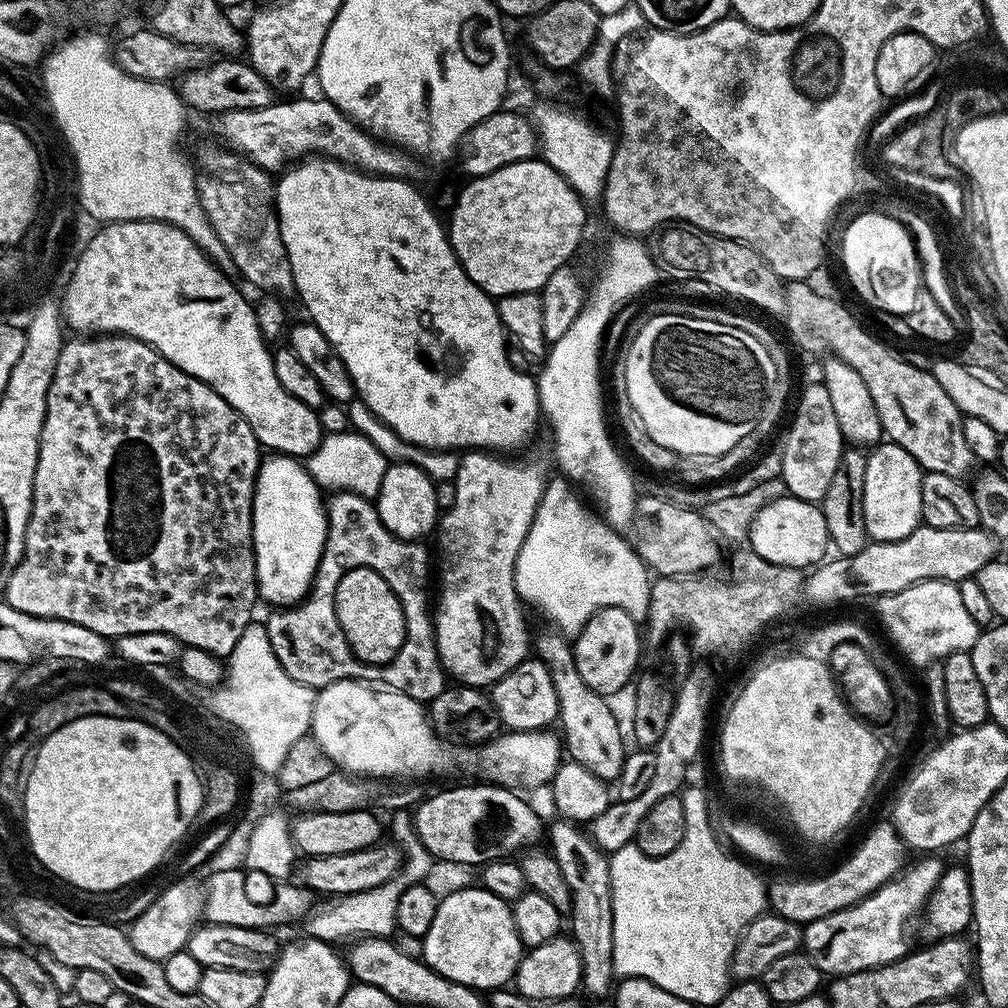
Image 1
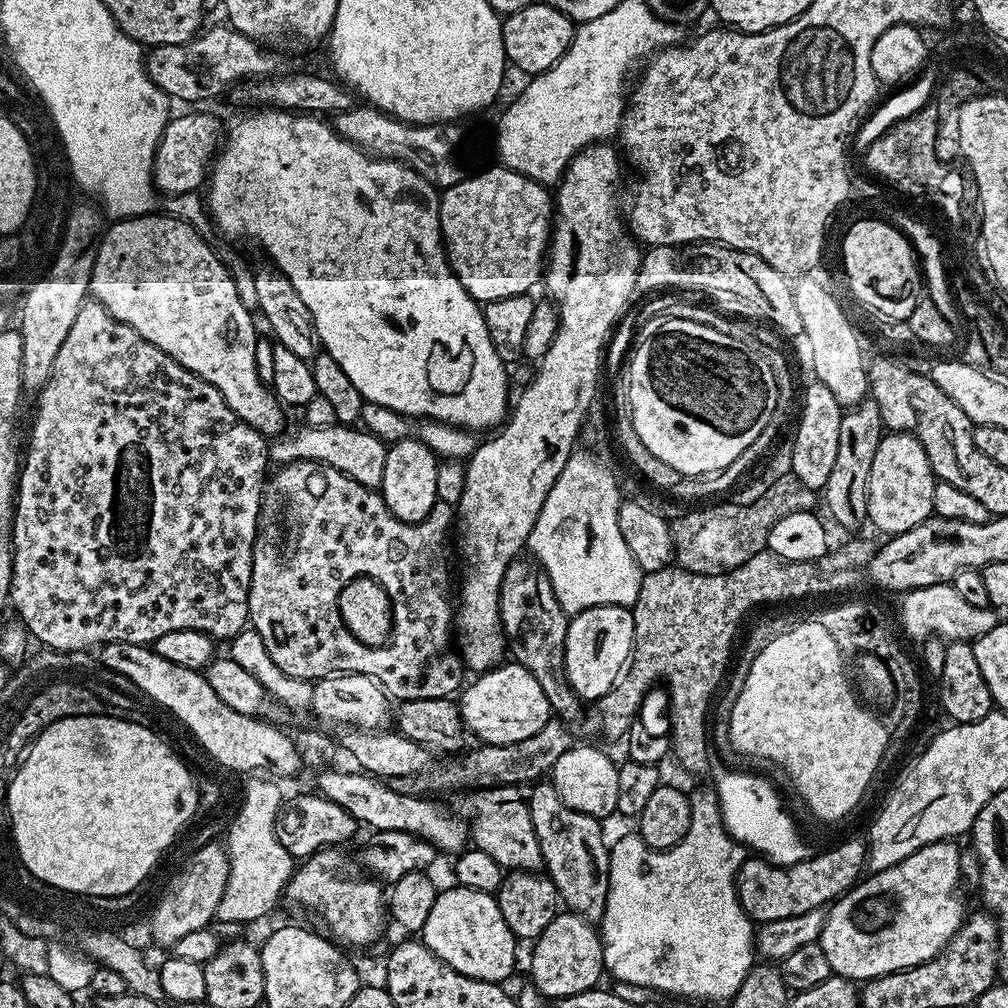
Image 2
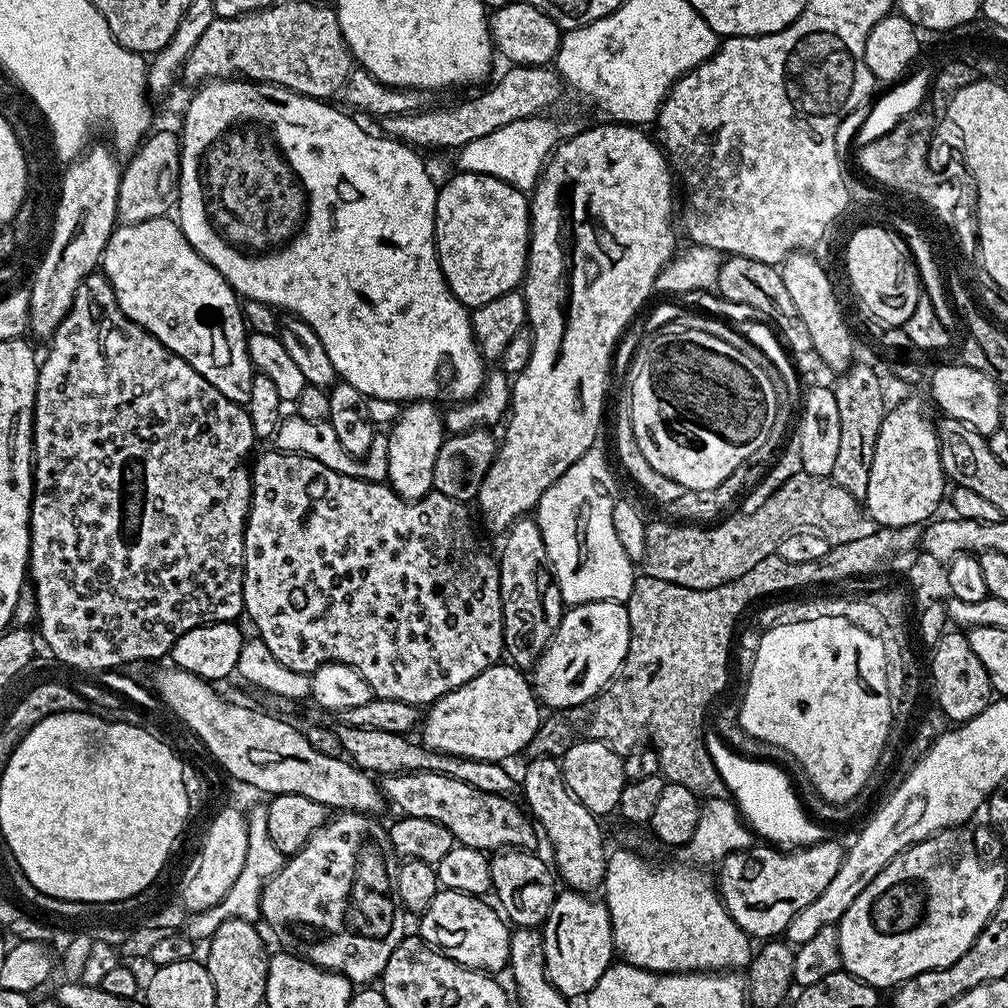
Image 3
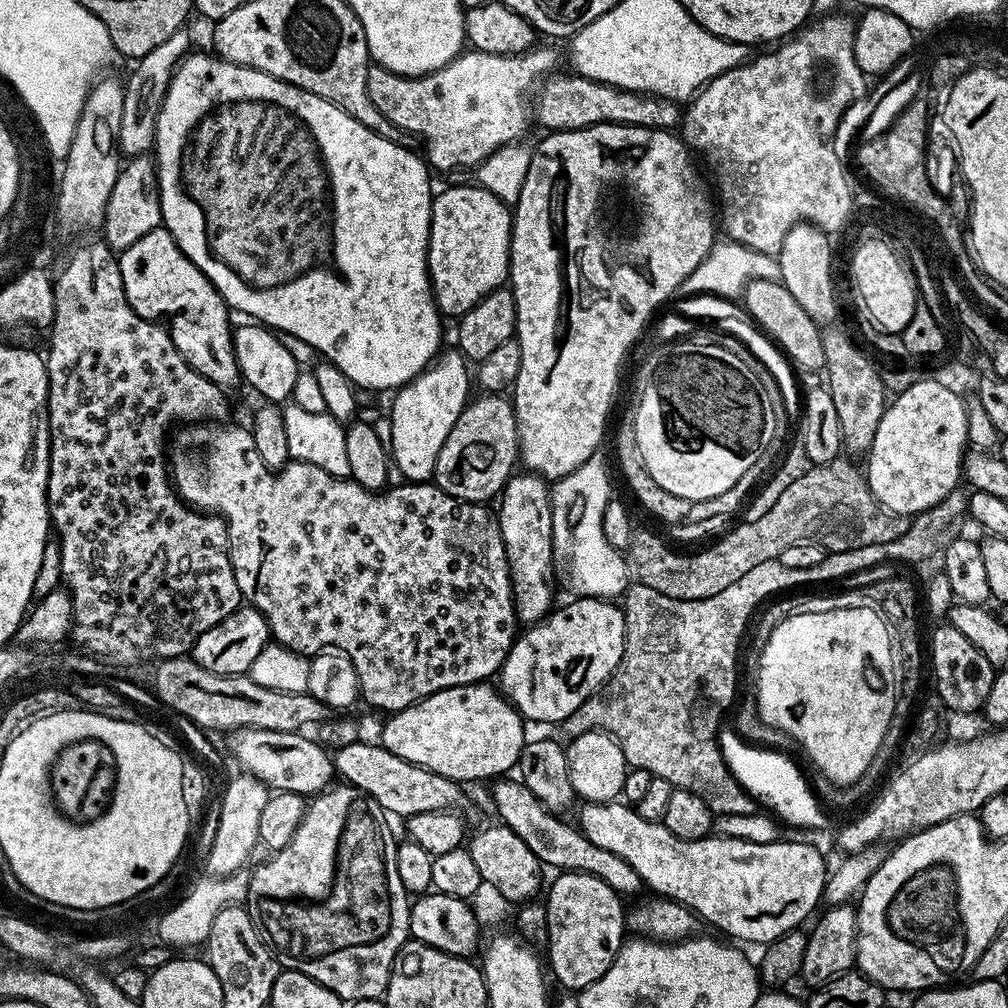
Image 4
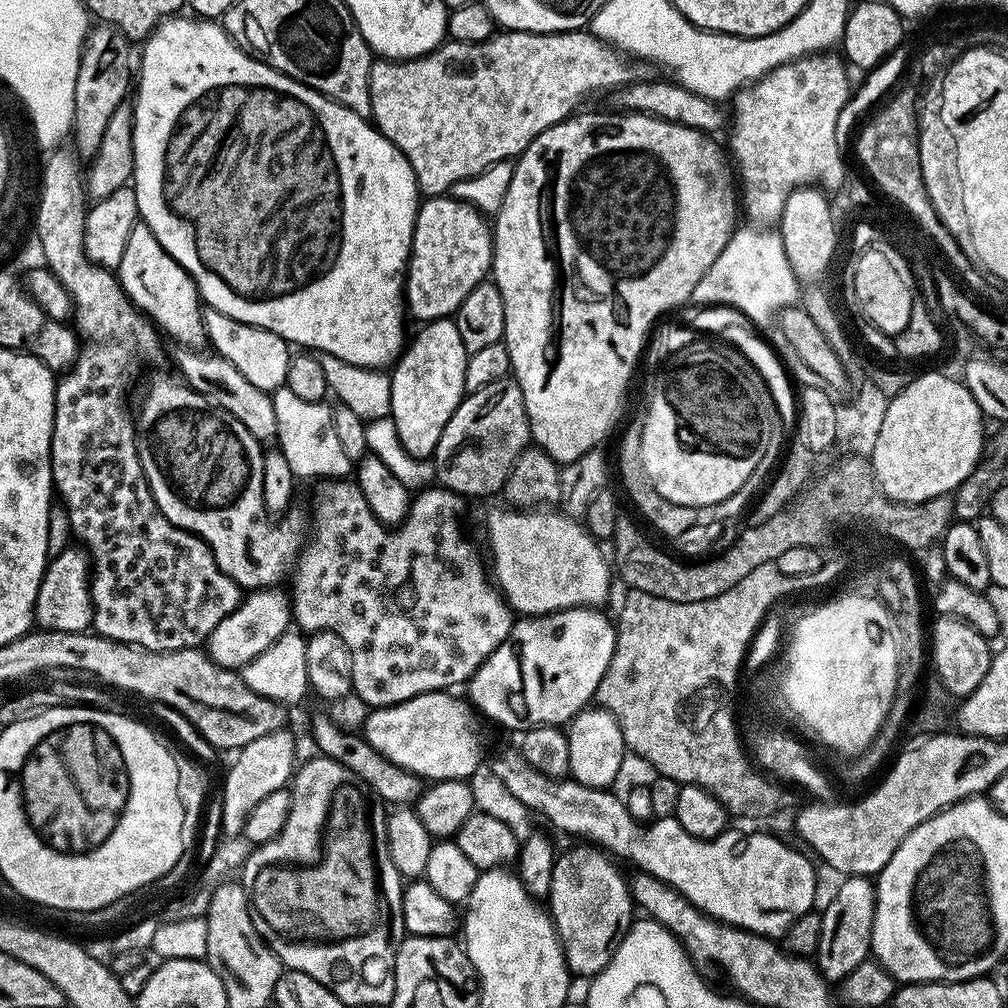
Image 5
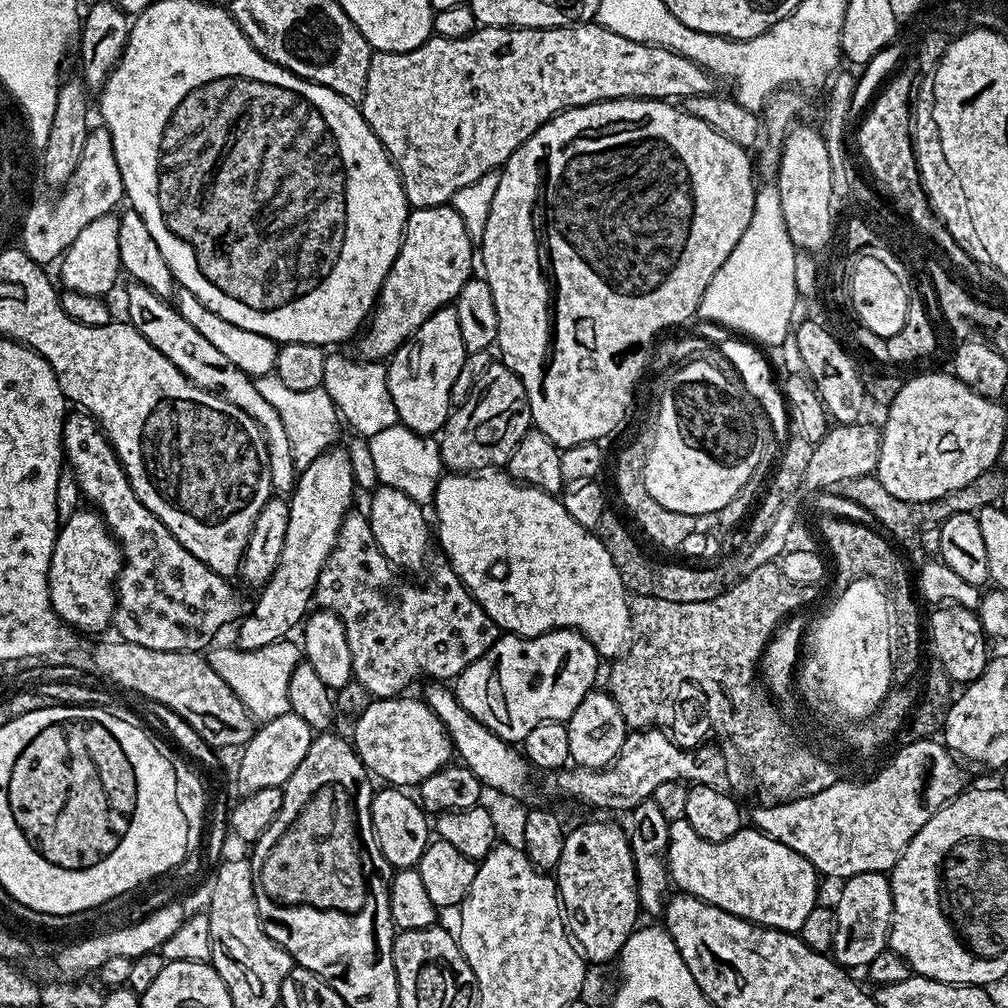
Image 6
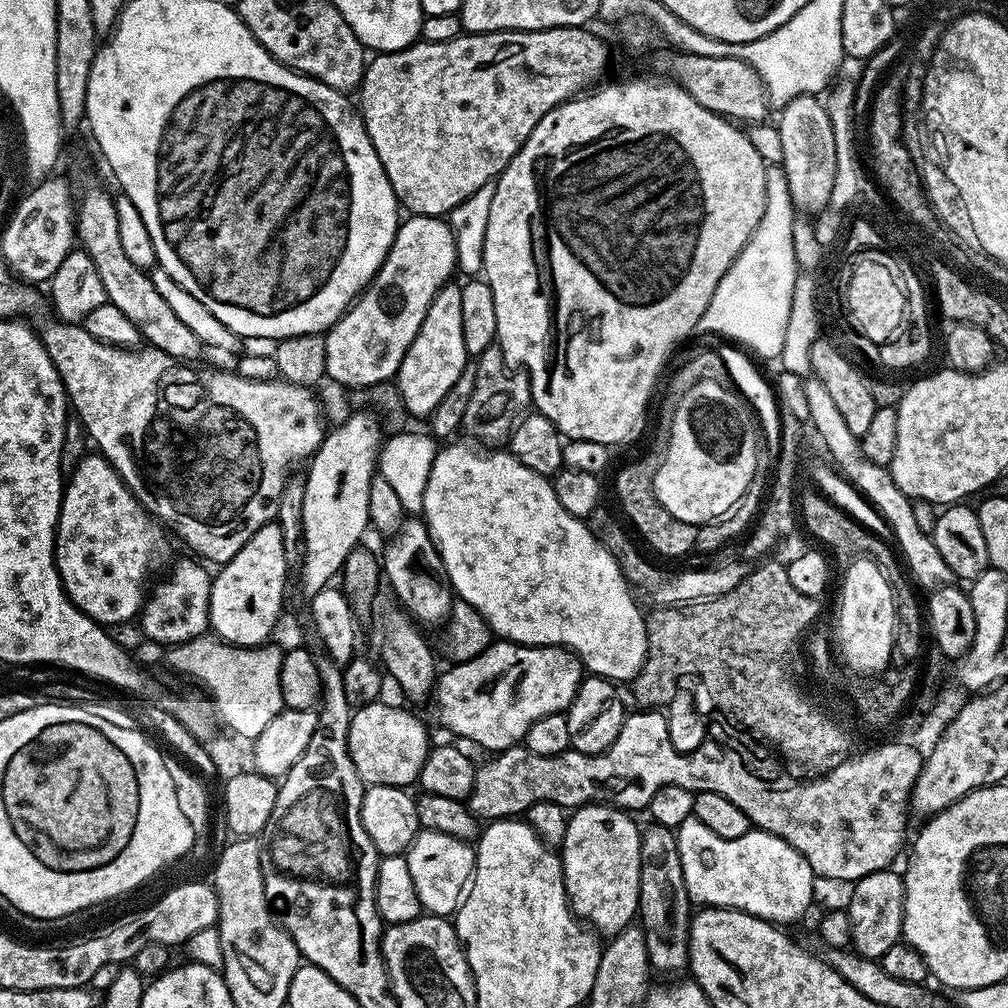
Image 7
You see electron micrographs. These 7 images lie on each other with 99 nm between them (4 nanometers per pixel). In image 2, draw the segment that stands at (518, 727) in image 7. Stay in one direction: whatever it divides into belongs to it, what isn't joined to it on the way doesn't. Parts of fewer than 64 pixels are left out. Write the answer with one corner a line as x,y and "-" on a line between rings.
603,604
577,612
568,621
564,643
564,677
581,701
599,701
616,685
632,655
634,618
631,611
620,604

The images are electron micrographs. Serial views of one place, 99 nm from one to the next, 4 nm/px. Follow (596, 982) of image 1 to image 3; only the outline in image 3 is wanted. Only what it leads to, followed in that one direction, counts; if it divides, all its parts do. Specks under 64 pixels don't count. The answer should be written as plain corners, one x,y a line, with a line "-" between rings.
534,756
527,761
529,764
524,768
524,800
531,819
538,825
539,831
548,835
548,844
552,847
551,863
554,872
562,881
565,880
567,887
574,892
592,894
603,885
604,875
608,869
609,853
604,852
604,832
600,829
601,821
593,812
586,810
582,802
566,786
564,781
564,769
561,761
555,756

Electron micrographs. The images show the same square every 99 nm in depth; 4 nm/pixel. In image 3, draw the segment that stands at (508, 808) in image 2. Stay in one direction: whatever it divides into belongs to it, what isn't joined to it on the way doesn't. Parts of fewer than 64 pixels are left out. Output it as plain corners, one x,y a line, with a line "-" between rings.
399,772
396,776
385,776
382,791
387,803
397,808
397,813
414,818
430,818
430,822
442,822
442,826
452,832
457,844
465,844
486,853
536,848
537,825
530,819
529,813
508,796
474,790
466,786
466,782
458,782
458,778
437,772

